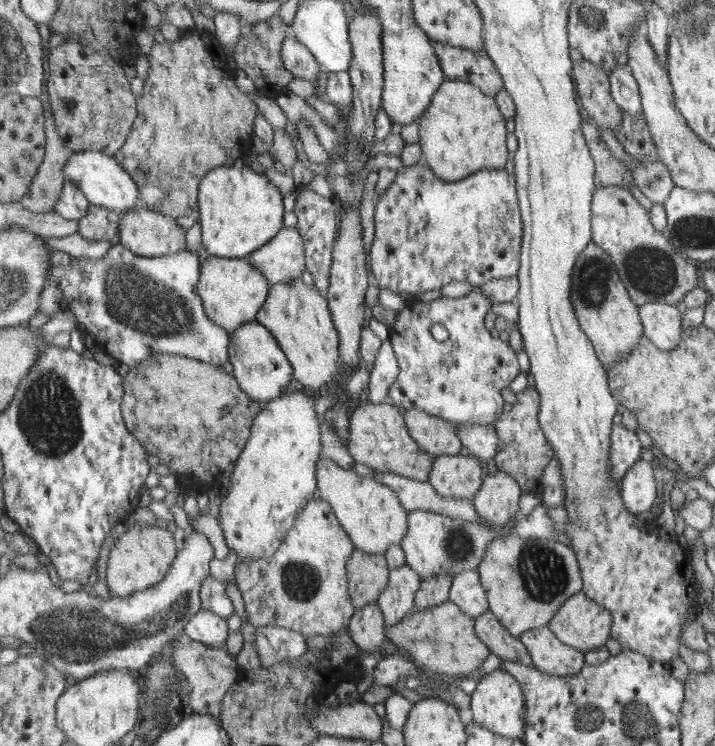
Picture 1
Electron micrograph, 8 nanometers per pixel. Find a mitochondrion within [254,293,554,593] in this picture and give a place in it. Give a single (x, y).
(460, 545)

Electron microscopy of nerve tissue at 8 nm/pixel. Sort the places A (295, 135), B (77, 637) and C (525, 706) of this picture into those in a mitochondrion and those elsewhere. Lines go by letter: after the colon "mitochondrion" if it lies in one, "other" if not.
A: other
B: mitochondrion
C: other

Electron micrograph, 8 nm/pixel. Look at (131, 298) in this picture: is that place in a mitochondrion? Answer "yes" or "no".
yes

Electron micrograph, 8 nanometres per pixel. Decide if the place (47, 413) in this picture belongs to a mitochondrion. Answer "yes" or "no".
yes

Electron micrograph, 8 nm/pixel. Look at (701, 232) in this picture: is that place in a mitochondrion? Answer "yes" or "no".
yes

